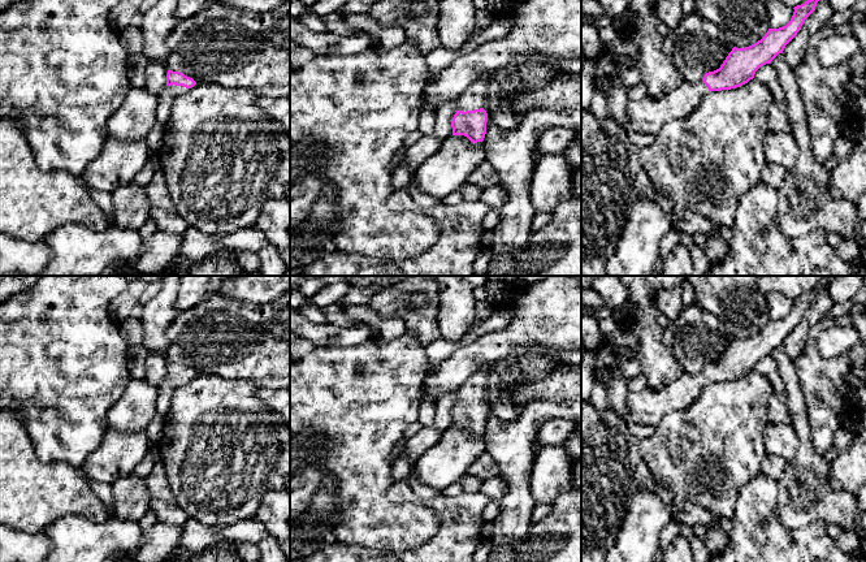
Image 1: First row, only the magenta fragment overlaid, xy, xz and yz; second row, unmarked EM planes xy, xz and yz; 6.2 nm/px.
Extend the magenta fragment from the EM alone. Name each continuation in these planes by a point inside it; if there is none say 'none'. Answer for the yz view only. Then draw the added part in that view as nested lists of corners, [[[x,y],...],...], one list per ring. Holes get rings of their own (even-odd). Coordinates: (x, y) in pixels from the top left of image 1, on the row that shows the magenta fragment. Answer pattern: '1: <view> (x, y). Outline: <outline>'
1: yz (648, 116). Outline: [[[702,79],[683,81],[677,88],[661,99],[645,96],[641,100],[629,100],[629,125],[623,127],[627,131],[655,135],[668,121],[689,116],[707,92]]]

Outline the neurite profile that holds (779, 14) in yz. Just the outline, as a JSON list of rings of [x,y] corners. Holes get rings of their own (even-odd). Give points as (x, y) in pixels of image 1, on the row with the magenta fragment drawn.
[[[771,0],[766,3],[766,13],[770,29],[779,29],[785,26],[792,16],[794,9],[788,7],[778,0]]]

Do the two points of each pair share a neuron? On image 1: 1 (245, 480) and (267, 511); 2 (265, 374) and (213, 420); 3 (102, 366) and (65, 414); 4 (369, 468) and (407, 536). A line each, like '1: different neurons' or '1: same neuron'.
1: different neurons
2: different neurons
3: same neuron
4: same neuron

